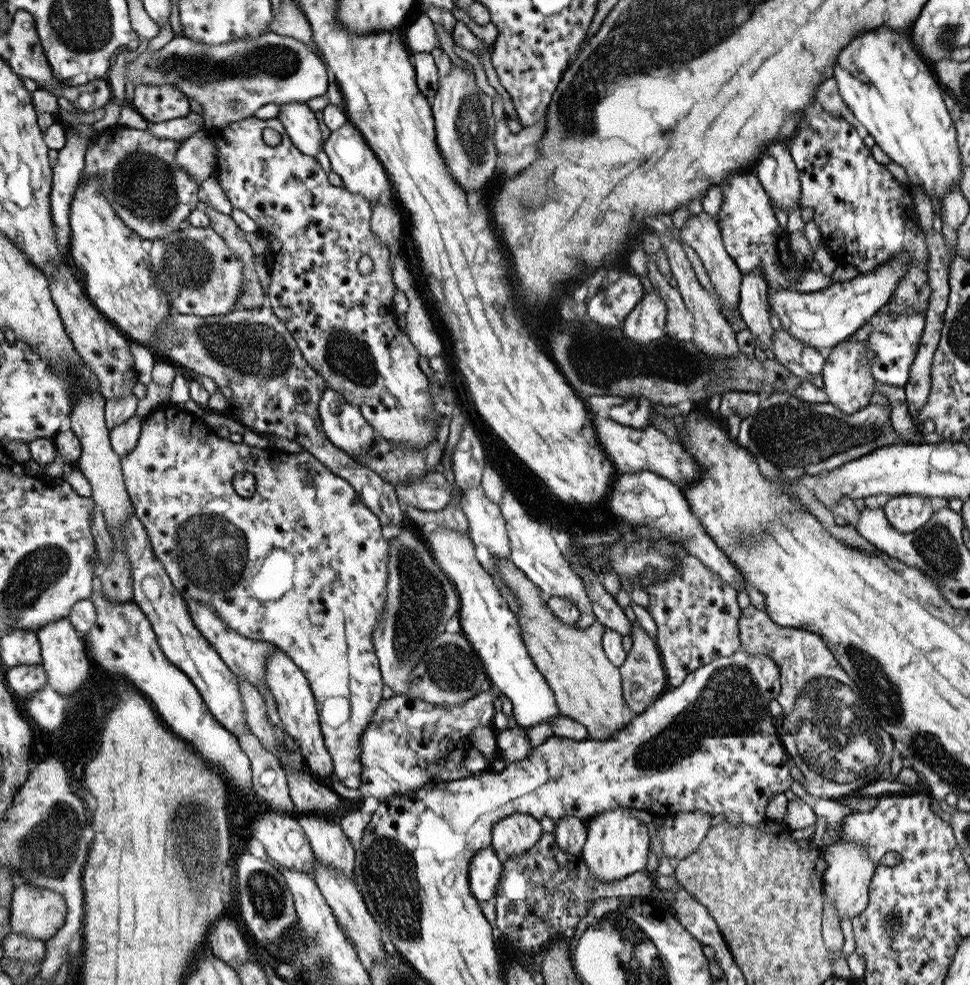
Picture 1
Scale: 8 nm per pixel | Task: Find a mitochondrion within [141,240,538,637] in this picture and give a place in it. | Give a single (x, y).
(213, 553)

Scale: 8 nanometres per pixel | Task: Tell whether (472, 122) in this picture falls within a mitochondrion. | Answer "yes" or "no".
yes

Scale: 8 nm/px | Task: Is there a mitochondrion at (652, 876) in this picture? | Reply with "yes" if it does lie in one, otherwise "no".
no

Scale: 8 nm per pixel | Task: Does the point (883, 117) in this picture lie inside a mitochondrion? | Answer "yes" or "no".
no

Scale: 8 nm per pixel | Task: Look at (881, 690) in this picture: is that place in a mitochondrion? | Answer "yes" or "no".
yes

